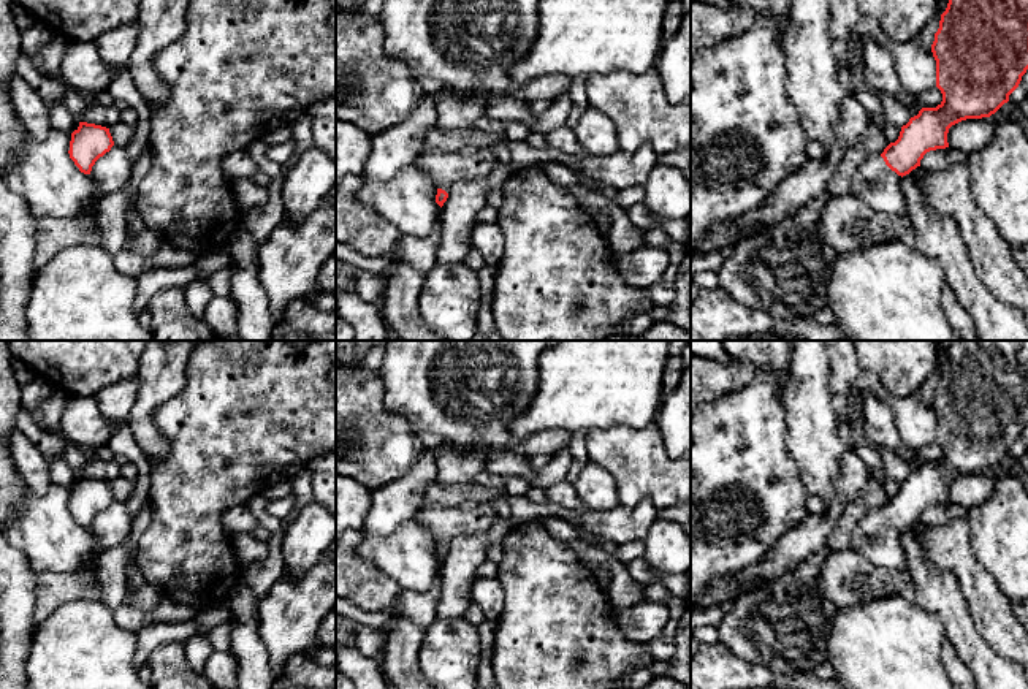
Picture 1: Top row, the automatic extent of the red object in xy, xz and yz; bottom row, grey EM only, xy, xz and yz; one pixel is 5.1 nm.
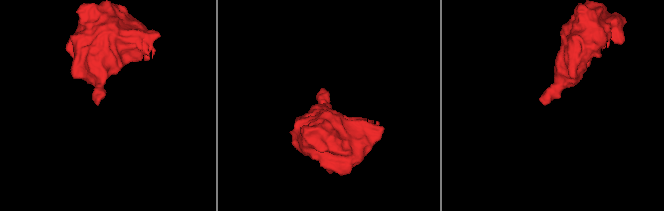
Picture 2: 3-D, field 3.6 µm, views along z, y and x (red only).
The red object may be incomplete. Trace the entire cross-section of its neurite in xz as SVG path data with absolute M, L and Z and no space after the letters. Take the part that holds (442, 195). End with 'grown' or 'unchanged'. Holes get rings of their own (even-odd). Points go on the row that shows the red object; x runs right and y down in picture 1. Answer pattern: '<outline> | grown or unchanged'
M467 146L453 152L425 147L413 165L437 185L436 203L442 207L456 182L486 179L496 163L494 149Z | grown

